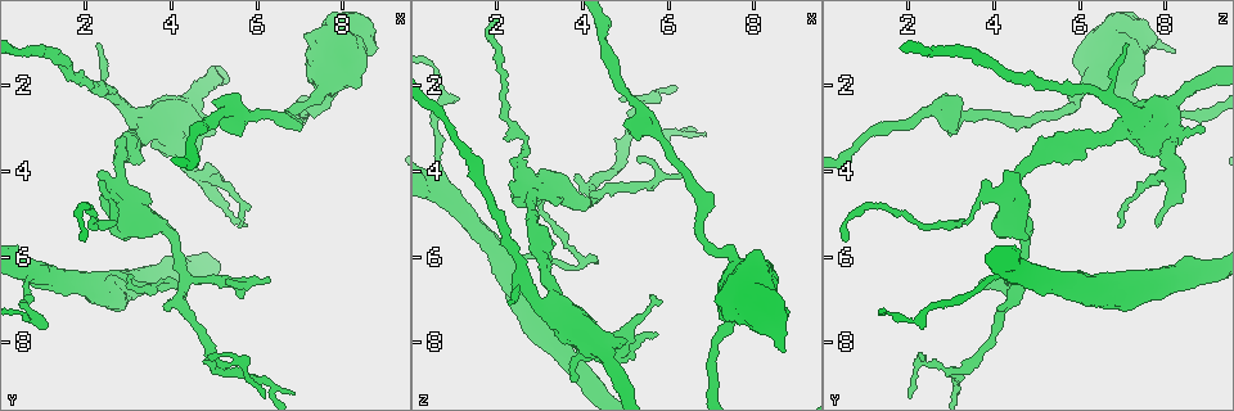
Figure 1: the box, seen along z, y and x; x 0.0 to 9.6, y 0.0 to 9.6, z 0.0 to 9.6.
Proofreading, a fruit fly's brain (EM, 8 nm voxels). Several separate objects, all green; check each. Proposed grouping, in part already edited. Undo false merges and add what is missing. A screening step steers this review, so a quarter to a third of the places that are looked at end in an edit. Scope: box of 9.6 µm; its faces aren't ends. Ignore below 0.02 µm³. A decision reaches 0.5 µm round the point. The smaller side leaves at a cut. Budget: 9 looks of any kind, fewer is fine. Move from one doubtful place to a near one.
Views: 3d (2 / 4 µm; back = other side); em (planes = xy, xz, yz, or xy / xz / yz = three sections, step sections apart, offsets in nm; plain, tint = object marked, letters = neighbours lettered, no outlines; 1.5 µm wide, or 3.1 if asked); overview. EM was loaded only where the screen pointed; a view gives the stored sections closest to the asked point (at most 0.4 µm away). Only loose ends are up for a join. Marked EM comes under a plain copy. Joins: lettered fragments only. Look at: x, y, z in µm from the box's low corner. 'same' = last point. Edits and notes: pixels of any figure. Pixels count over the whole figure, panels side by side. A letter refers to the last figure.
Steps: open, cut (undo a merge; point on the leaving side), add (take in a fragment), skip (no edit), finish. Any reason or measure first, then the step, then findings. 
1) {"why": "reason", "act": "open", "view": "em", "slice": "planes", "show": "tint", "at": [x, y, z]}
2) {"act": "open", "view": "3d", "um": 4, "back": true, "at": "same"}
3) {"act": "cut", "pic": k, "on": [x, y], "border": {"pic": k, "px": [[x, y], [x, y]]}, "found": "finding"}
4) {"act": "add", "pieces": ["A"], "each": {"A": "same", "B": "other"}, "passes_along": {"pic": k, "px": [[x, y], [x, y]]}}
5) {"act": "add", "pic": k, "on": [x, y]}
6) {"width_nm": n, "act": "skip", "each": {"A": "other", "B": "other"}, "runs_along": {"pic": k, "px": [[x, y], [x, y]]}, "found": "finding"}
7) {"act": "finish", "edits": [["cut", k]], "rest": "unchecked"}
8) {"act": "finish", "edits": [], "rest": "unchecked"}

{"why": "branch stops here", "act": "open", "view": "em", "slice": "yz", "step": 8, "show": "tint", "at": [5.60, 5.25, 6.90]}

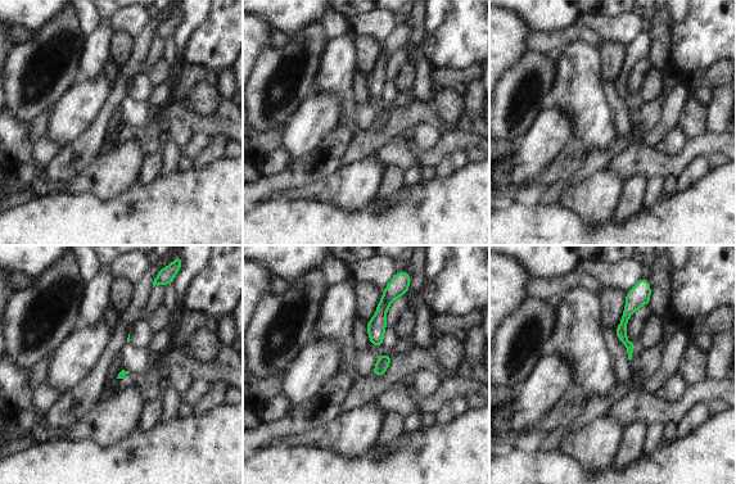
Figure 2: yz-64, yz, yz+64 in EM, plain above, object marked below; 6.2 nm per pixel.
{"why": "another direction", "act": "open", "view": "em", "slice": "planes", "show": "letters", "at": "same"}

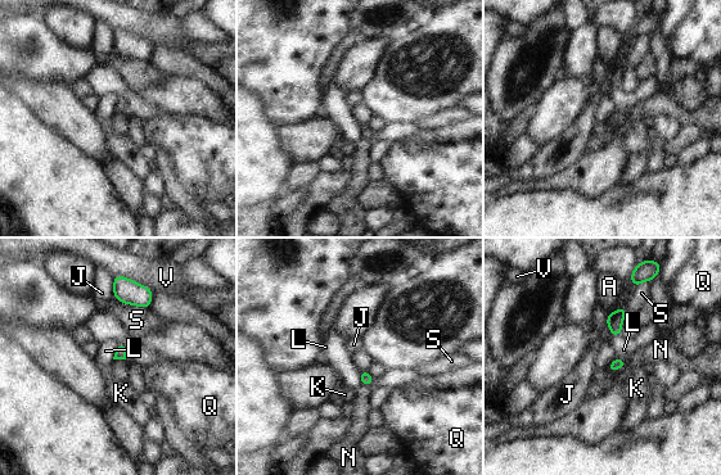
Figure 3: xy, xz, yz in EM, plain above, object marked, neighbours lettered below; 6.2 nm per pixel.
{"act": "skip", "each": {"A": "other", "J": "other", "K": "other", "L": "other", "N": "other", "Q": "other", "S": "other", "V": "other"}, "border": {"pic": 3, "px": [[120, 343], [112, 358]]}, "found": "none of them fits"}

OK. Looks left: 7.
{"why": "sharp bend", "act": "open", "view": "3d", "um": 4, "at": [3.95, 6.60, 6.25]}

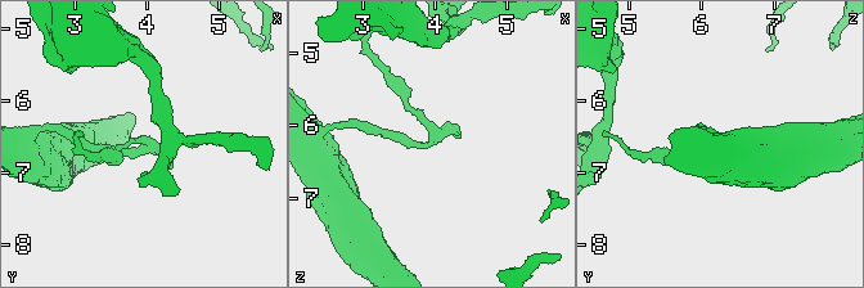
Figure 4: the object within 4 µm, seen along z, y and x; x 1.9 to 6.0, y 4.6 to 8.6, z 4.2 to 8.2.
{"why": "need the tissue", "act": "open", "view": "em", "slice": "planes", "show": "tint", "at": [3.95, 6.65, 6.25]}

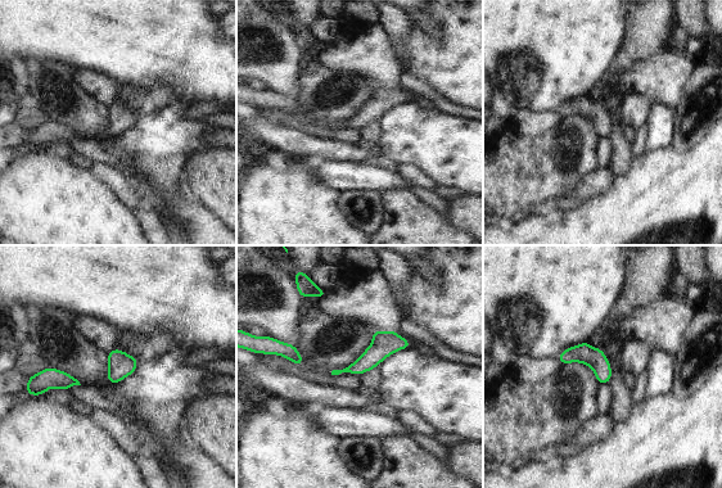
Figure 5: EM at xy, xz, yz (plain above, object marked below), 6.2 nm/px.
{"act": "open", "view": "em", "slice": "planes", "show": "letters", "at": "same"}

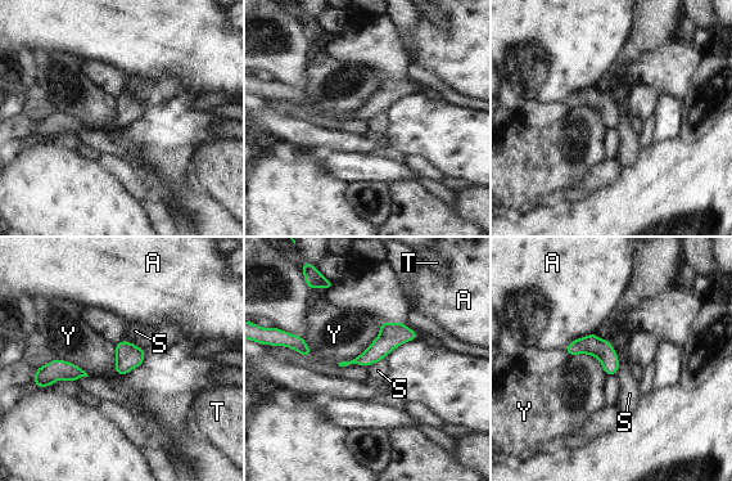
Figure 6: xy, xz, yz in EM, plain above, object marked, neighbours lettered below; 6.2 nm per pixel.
{"width_nm": 130, "act": "skip", "each": {"A": "other", "S": "other", "T": "other", "Y": "other"}, "border": {"pic": 6, "px": [[609, 341], [618, 358], [617, 374]]}, "found": "all the same neuron"}

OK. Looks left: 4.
{"why": "thin end", "act": "open", "view": "em", "slice": "xy", "step": 4, "show": "tint", "at": [2.30, 1.00, 7.10]}

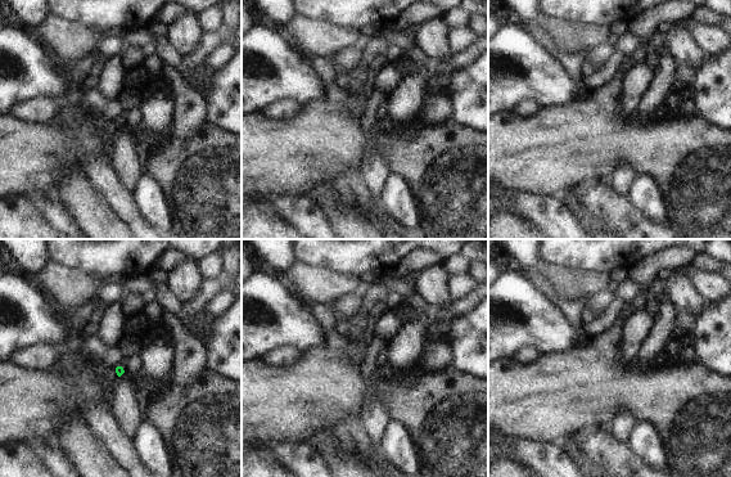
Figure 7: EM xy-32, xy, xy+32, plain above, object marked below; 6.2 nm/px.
{"act": "open", "view": "em", "slice": "planes", "show": "letters", "at": "same"}

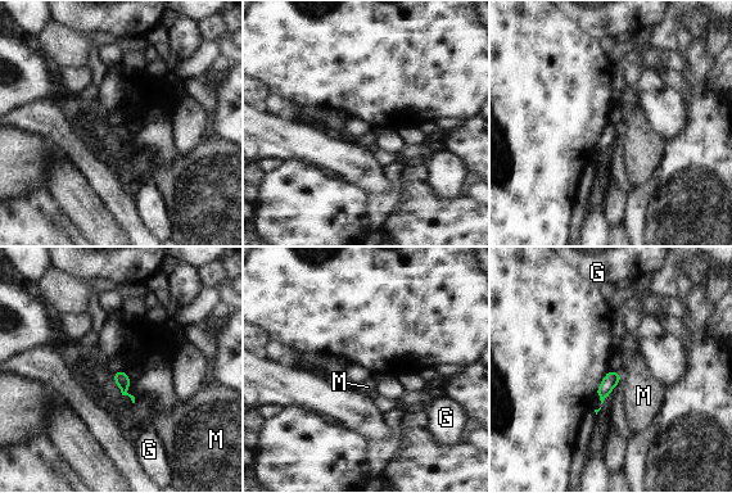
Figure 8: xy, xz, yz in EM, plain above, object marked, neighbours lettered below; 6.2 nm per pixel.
{"act": "skip", "each": {"G": "other", "M": "other"}, "border": {"pic": 8, "px": [[619, 374], [620, 381]]}, "found": "no lettered fragment goes on from it"}

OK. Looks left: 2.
{"why": "thick end", "act": "open", "view": "em", "slice": "planes", "show": "letters", "at": [5.00, 3.20, 7.95]}

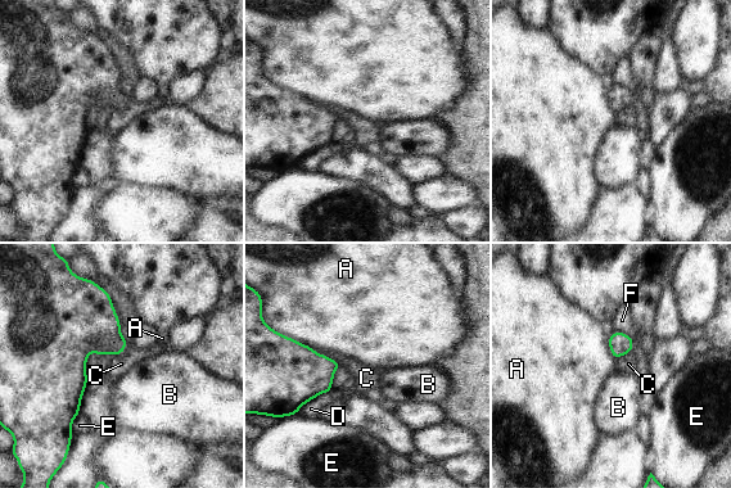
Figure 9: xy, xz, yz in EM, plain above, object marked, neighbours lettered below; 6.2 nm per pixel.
{"act": "skip", "each": {"A": "other", "B": "other", "C": "other", "D": "other", "E": "other", "F": "other"}, "border": {"pic": 9, "px": [[290, 337], [312, 348]]}, "found": "no lettered fragment goes on from it"}

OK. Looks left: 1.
{"act": "finish", "edits": [], "rest": "unchecked"}

